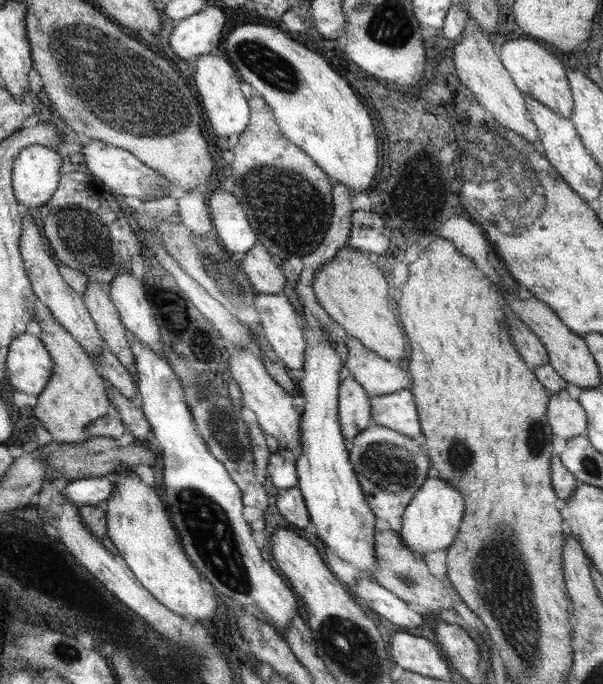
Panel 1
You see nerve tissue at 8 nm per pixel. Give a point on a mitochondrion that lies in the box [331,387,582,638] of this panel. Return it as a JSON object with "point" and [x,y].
{"point":[386,467]}

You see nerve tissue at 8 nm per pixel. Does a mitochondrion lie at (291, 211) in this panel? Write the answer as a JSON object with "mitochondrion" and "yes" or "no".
{"mitochondrion":"yes"}

